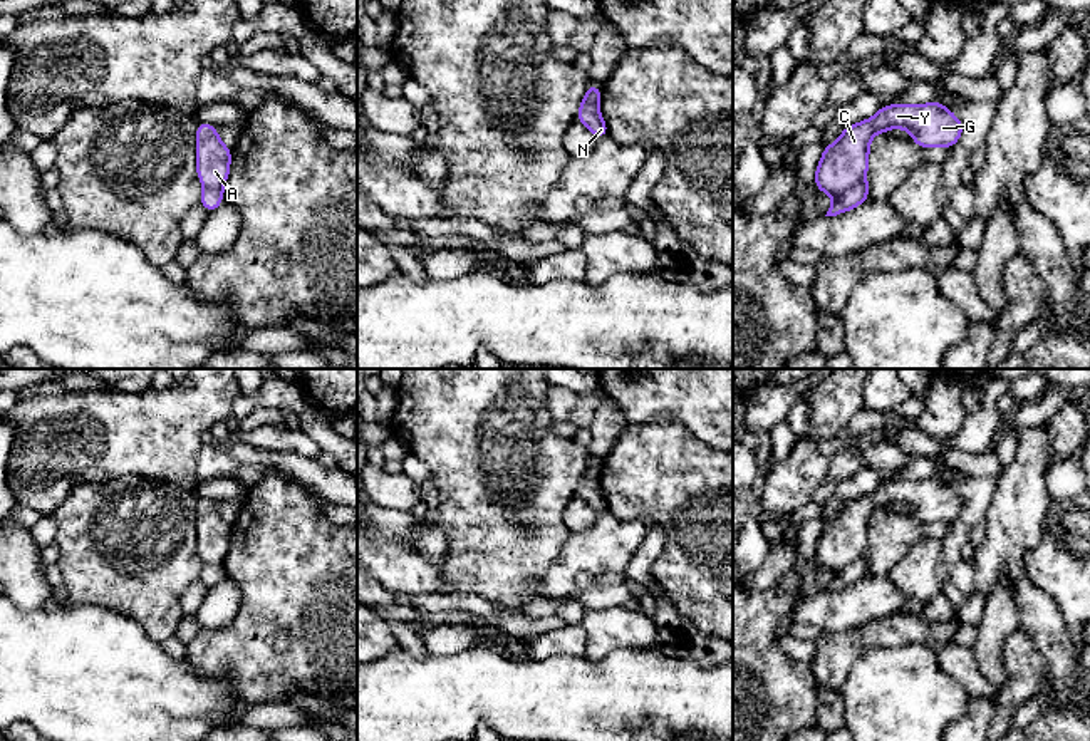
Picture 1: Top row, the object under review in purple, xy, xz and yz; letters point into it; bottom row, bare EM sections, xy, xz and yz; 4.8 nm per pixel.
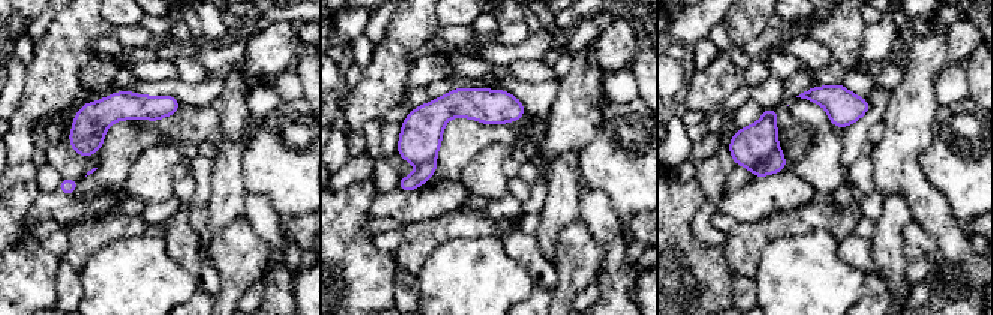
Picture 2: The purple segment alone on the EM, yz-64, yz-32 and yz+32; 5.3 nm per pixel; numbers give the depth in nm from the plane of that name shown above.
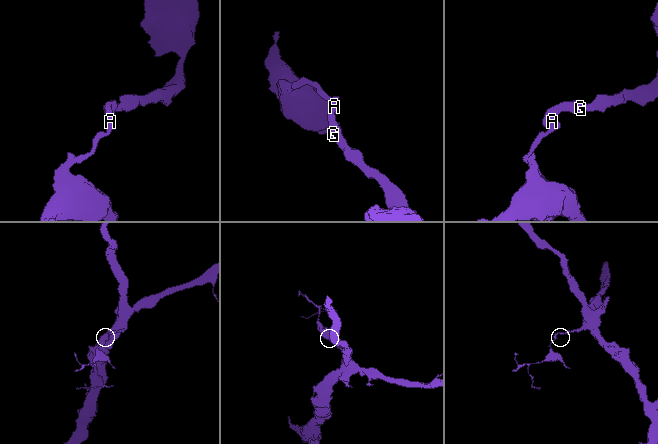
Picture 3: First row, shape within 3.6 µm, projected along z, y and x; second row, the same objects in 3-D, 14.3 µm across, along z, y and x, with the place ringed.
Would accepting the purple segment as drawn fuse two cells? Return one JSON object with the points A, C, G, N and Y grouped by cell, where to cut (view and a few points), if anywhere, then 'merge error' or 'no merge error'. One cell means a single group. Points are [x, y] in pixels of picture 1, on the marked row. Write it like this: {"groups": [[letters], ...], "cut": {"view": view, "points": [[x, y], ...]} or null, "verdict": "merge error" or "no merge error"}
{"groups": [["A", "C", "G", "Y"], ["N"]], "cut": {"view": "yz", "points": [[864, 178], [837, 196]]}, "verdict": "merge error"}

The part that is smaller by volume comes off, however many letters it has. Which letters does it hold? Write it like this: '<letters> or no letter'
N

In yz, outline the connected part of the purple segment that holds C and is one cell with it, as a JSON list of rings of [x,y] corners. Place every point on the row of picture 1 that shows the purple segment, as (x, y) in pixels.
[[[941,102],[880,107],[874,117],[847,126],[833,144],[823,148],[813,178],[818,191],[840,196],[865,179],[872,136],[892,127],[909,131],[912,142],[922,148],[949,149],[963,134],[963,122]]]

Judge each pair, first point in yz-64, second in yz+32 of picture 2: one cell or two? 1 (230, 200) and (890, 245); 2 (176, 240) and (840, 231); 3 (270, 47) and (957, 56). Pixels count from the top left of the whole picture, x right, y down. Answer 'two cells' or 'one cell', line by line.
1: one cell
2: two cells
3: one cell

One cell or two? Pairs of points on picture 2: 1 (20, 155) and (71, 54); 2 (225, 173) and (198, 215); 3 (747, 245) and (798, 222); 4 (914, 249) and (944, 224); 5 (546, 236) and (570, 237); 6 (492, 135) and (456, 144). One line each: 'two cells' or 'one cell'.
1: one cell
2: two cells
3: one cell
4: two cells
5: two cells
6: one cell

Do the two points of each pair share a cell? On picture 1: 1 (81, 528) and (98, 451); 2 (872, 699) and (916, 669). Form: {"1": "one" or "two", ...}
{"1": "two", "2": "one"}

